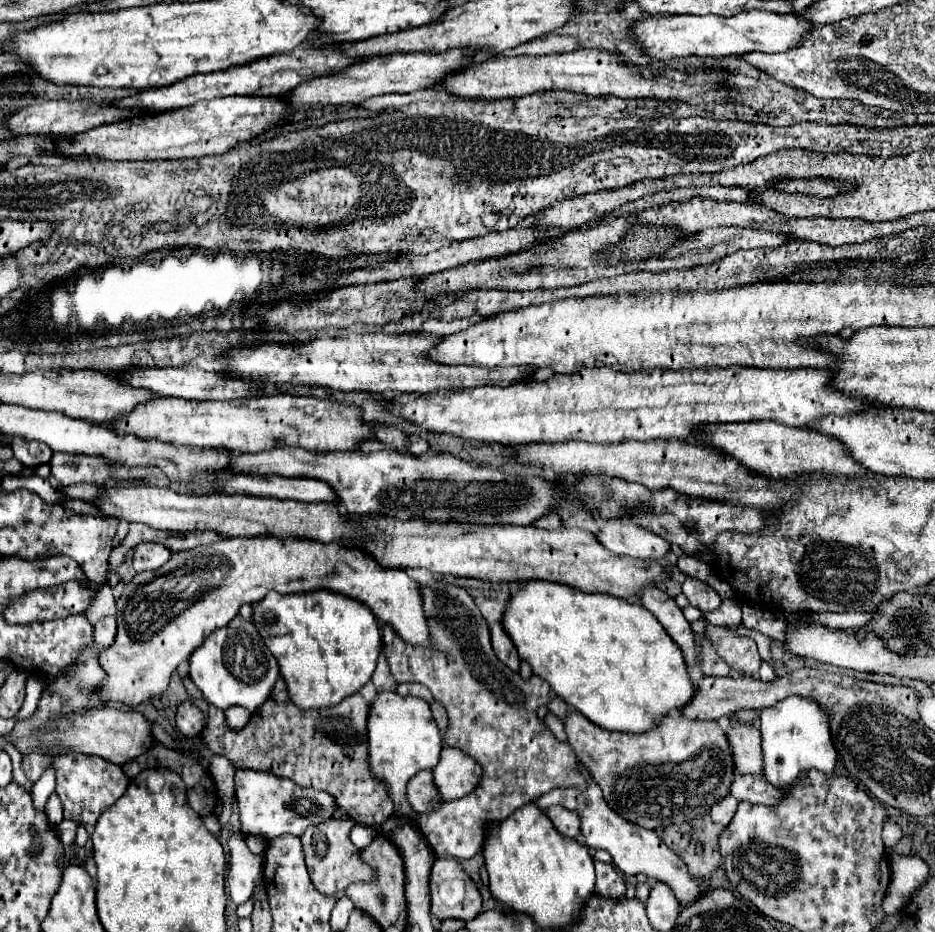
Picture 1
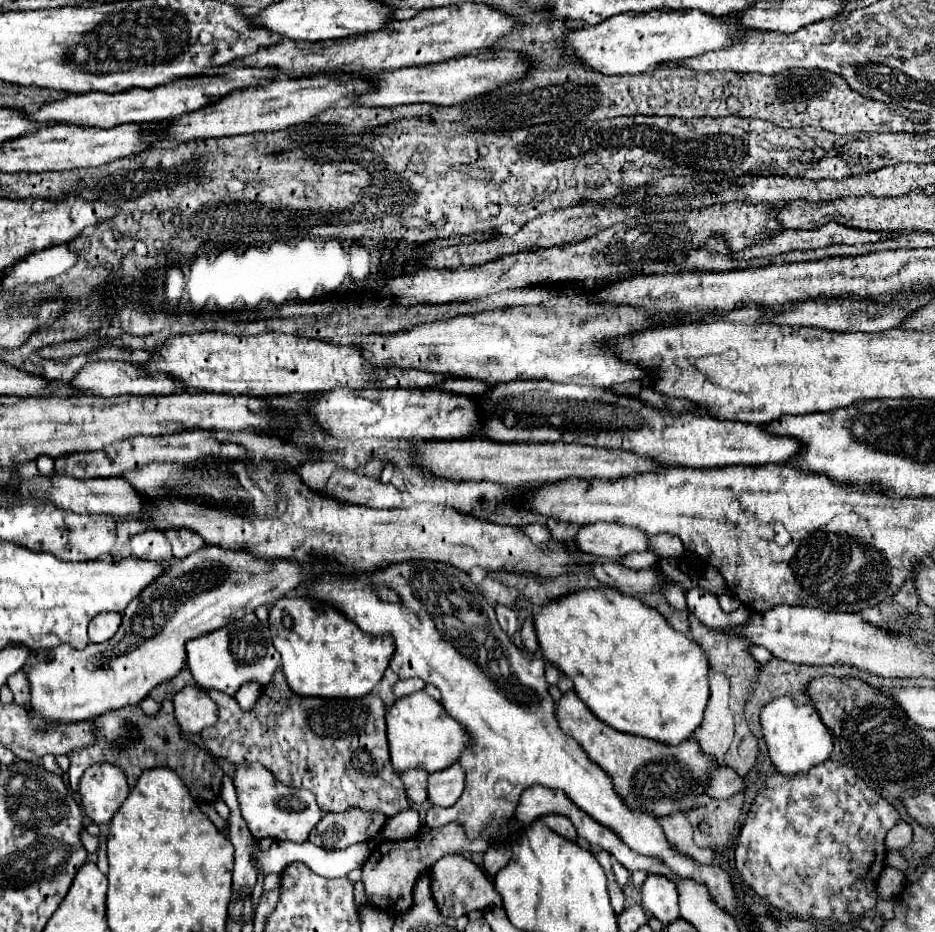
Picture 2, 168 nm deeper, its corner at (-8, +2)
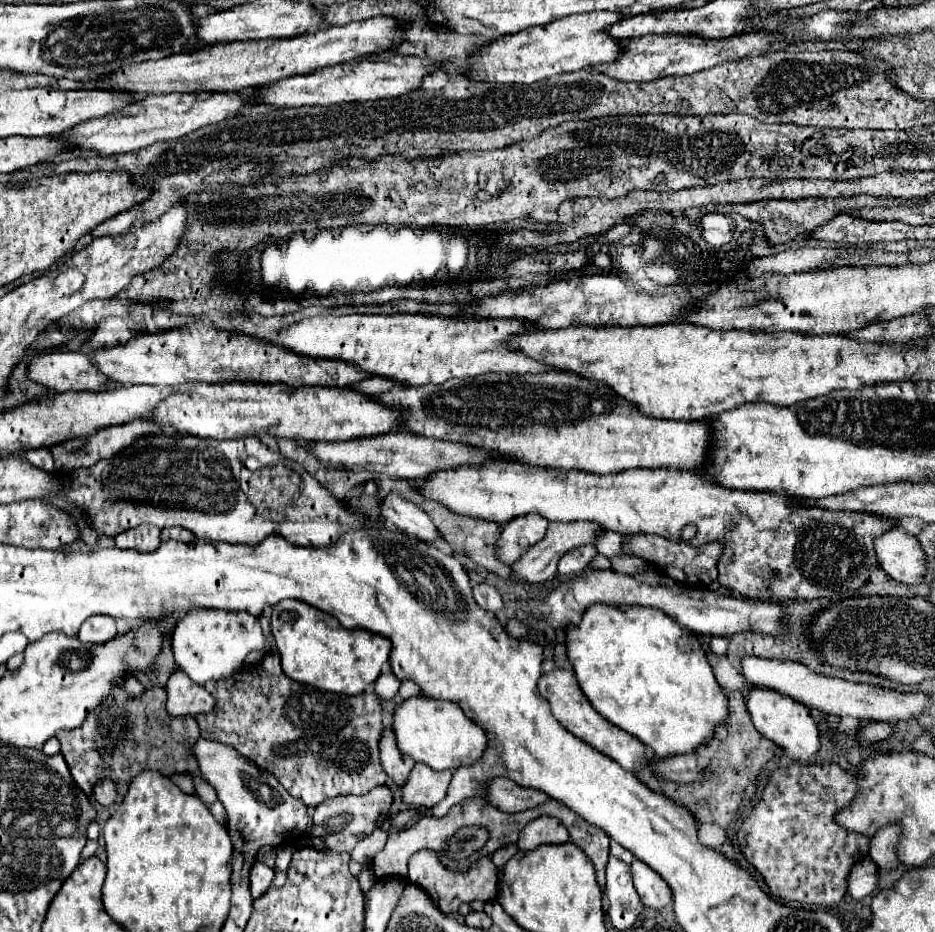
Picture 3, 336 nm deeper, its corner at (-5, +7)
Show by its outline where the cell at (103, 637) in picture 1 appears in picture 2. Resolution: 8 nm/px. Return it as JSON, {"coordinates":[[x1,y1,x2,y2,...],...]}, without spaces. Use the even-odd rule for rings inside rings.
{"coordinates":[[100,613,90,621,90,627,88,627,90,641,104,643,110,637,114,637,118,627,120,627,120,613]]}

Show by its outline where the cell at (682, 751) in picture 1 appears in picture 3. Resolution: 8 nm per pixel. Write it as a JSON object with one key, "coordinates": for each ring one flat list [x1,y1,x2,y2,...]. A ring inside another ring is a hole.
{"coordinates":[[553,668,551,672,547,672,539,678,537,688,539,688,541,696,551,704,551,712,557,718,557,722,565,730,569,730,573,736,581,738,583,742,587,742,595,750,607,754,609,758,613,758,615,762,619,762,627,770,635,770,635,766,647,766,651,762,651,758,647,756,645,746,635,736,623,732,621,728,613,726,607,718,603,718,601,714,595,712,595,708,589,704,589,700,581,692,581,688,577,684,577,678,573,676,573,670]]}

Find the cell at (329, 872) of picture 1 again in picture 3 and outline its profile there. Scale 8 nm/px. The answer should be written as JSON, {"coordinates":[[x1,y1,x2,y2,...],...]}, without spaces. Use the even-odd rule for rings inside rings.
{"coordinates":[[377,786,363,796,347,794,347,796,329,798,315,808,311,836,321,836,327,848,333,848,337,852,351,852,363,836,369,836,377,828,377,818,381,824,381,820,387,816,391,808,391,802,393,802,393,796,387,786]]}

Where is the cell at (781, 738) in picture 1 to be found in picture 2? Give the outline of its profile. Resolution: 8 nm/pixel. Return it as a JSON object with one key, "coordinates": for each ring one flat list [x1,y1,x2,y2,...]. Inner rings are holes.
{"coordinates":[[778,697,762,709,760,723,764,731,764,741,768,745,770,761,782,775,794,775,800,771,808,771,816,763,830,759,830,753,834,747,832,735,822,723,822,719,816,715,816,709,812,703,794,705,790,697]]}

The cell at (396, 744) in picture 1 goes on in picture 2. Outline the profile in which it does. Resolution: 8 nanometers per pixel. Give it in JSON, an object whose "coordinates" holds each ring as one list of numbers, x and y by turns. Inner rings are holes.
{"coordinates":[[424,691,394,701,386,713,386,735,390,745,390,761,396,773,410,769,434,773,446,769,458,761,460,749,464,749,464,729,460,729,446,709]]}

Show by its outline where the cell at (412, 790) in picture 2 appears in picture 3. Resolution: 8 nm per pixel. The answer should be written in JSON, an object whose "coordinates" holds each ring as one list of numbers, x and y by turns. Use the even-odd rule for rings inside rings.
{"coordinates":[[391,726,383,728,381,742,379,742,379,752,381,752,381,764,383,764,385,772,389,774,389,778,395,784,401,786,405,782,405,776,409,776,415,760,401,754,401,750,395,744,395,734,393,734]]}

